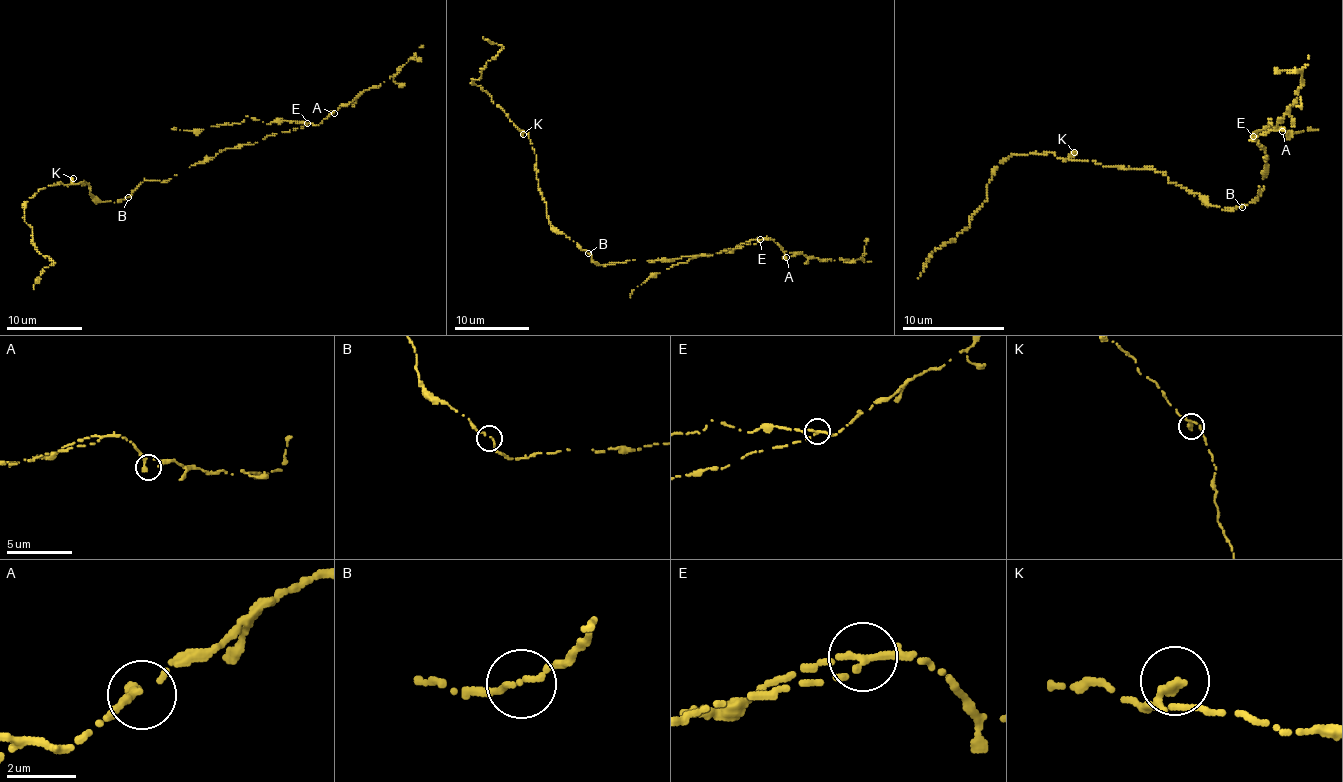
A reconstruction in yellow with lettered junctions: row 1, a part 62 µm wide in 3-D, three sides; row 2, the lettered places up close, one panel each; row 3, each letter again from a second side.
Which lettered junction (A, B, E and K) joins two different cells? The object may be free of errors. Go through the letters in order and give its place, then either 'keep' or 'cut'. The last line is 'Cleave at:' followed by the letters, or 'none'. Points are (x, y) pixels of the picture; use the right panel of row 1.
A: at (1282, 131); keep
B: at (1242, 207); keep
E: at (1253, 136); cut
K: at (1074, 152); keep
Cleave at: E

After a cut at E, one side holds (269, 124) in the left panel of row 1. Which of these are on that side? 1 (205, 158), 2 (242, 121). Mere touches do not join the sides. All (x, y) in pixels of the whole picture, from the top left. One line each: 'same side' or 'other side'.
1: other side
2: same side

